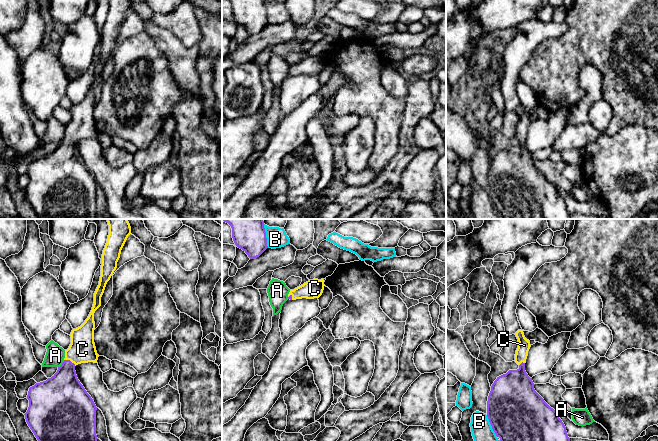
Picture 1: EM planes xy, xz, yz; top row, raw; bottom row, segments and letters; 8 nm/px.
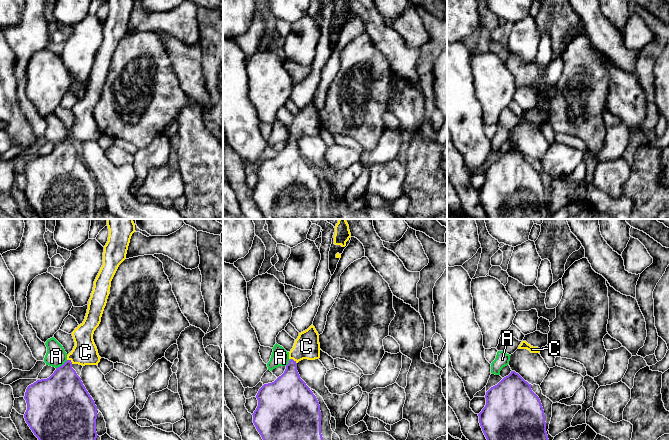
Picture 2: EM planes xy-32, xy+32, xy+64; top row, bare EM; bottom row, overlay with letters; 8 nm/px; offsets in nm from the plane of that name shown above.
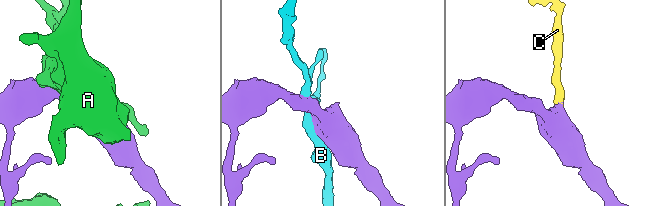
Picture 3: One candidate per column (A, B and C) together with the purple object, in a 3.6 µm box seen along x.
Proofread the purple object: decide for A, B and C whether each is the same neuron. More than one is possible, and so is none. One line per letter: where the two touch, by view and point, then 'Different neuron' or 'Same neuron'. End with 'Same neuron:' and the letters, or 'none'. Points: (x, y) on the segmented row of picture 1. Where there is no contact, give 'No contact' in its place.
A: Touches purple at xy (62, 364). Different neuron
B: Touches purple at xz (265, 236). Different neuron
C: Touches purple at xy (69, 360). Same neuron
Same neuron: C

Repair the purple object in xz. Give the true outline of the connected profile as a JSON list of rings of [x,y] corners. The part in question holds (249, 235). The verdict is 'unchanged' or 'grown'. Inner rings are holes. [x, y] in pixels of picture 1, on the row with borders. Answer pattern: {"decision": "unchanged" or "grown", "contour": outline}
{"decision": "unchanged", "contour": [[[222,219],[232,228],[235,245],[250,259],[259,257],[267,248],[263,219]]]}

